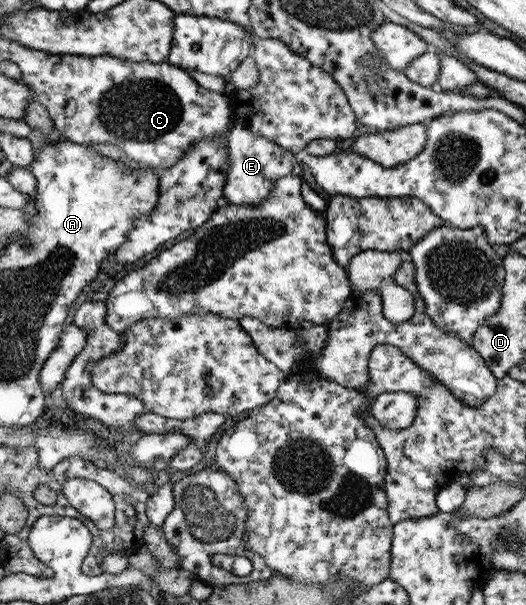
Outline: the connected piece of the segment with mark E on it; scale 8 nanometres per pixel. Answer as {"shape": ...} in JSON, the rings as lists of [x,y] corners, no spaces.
{"shape":[[[234,121],[229,129],[228,143],[228,181],[224,185],[224,197],[231,205],[261,205],[268,196],[278,179],[287,176],[293,180],[299,180],[302,184],[302,197],[308,207],[320,213],[326,220],[326,211],[329,207],[326,198],[321,196],[316,190],[310,189],[301,179],[302,163],[299,163],[299,156],[284,149],[282,146],[271,142],[264,137],[254,135],[250,129],[244,129],[242,123]]]}

